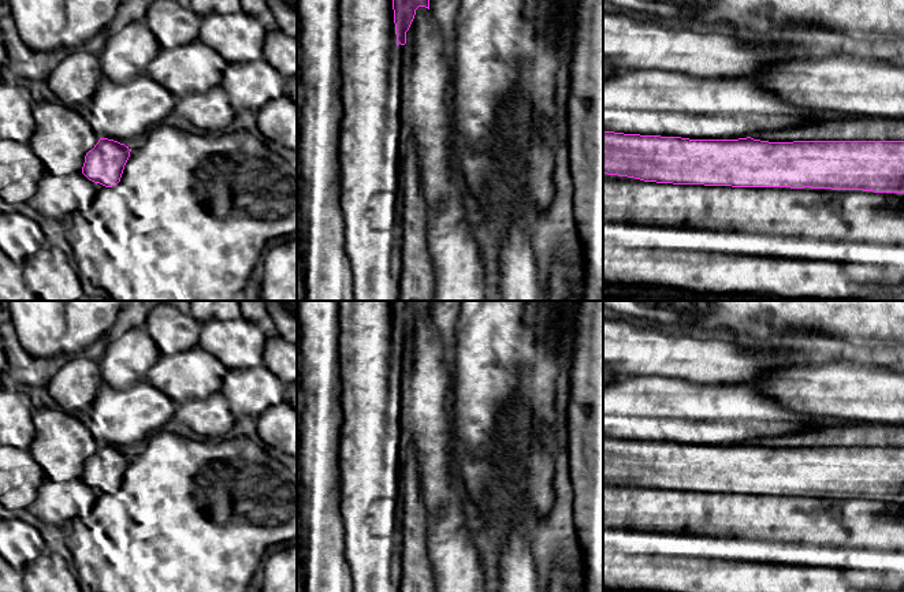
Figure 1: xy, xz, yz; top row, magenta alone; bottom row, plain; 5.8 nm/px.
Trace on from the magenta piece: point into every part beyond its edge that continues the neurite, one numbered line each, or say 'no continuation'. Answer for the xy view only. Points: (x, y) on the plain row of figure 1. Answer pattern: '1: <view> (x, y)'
no continuation

